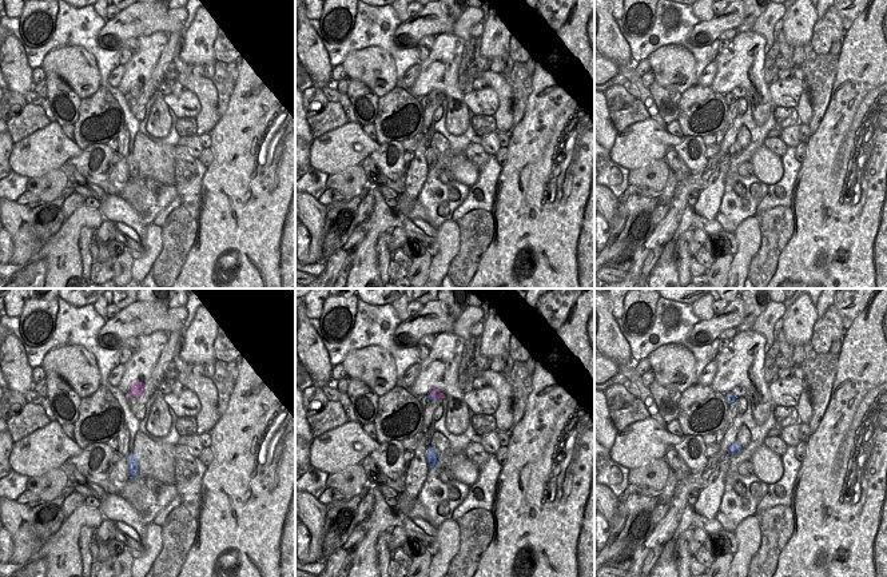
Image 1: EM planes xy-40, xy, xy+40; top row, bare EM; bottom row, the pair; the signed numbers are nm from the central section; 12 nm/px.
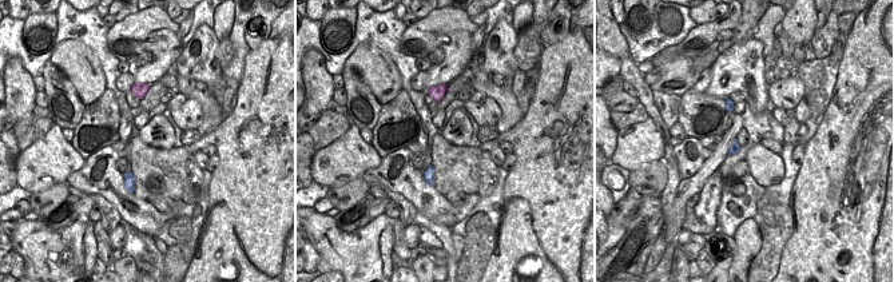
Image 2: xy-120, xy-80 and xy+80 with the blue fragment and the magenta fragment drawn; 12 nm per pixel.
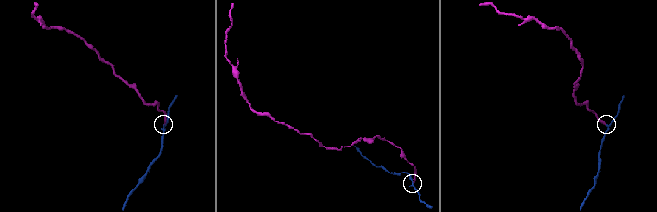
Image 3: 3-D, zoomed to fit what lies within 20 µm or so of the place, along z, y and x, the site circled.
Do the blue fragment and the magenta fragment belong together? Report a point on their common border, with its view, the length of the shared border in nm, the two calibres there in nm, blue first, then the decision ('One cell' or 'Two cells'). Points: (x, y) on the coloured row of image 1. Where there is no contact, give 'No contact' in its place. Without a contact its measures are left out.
Touches blue at xy (430, 396). Shared border 120 nm. Thickness 60 nm (blue) against 100 nm. Two cells.

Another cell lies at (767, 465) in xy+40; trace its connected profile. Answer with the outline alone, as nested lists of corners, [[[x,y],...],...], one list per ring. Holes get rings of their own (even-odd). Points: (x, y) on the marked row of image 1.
[[[764,443],[755,450],[749,462],[752,463],[753,474],[767,485],[777,482],[783,475],[781,457]]]

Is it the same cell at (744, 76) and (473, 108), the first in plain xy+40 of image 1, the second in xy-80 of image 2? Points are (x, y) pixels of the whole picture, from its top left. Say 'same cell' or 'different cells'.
different cells

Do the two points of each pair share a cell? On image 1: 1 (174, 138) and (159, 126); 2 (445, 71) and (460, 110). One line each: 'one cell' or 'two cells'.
1: two cells
2: one cell

